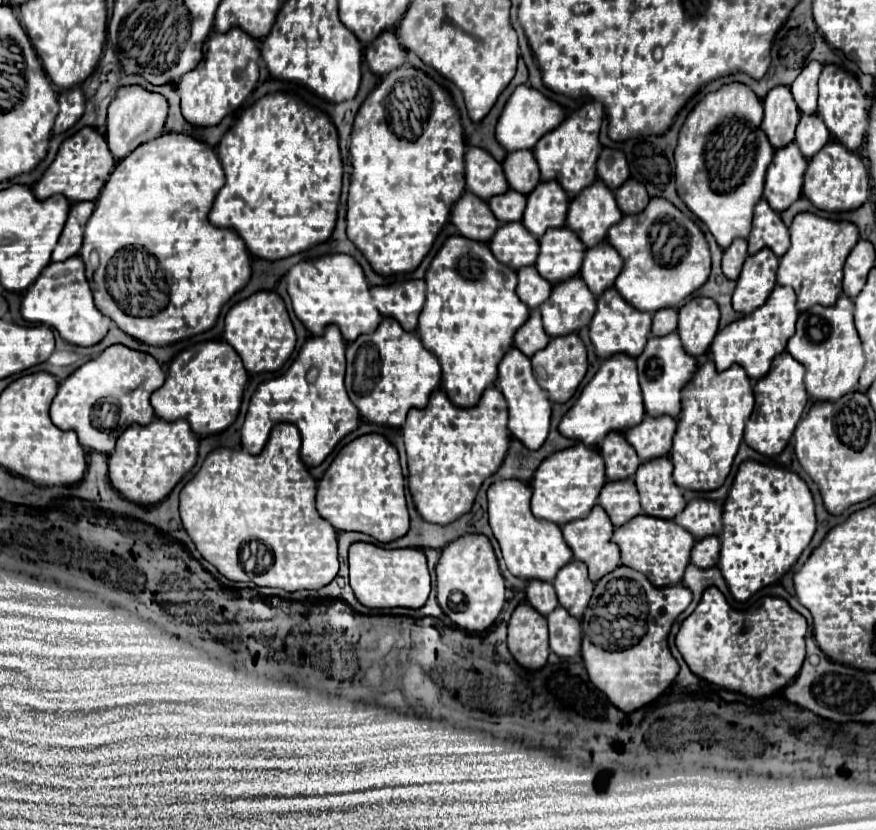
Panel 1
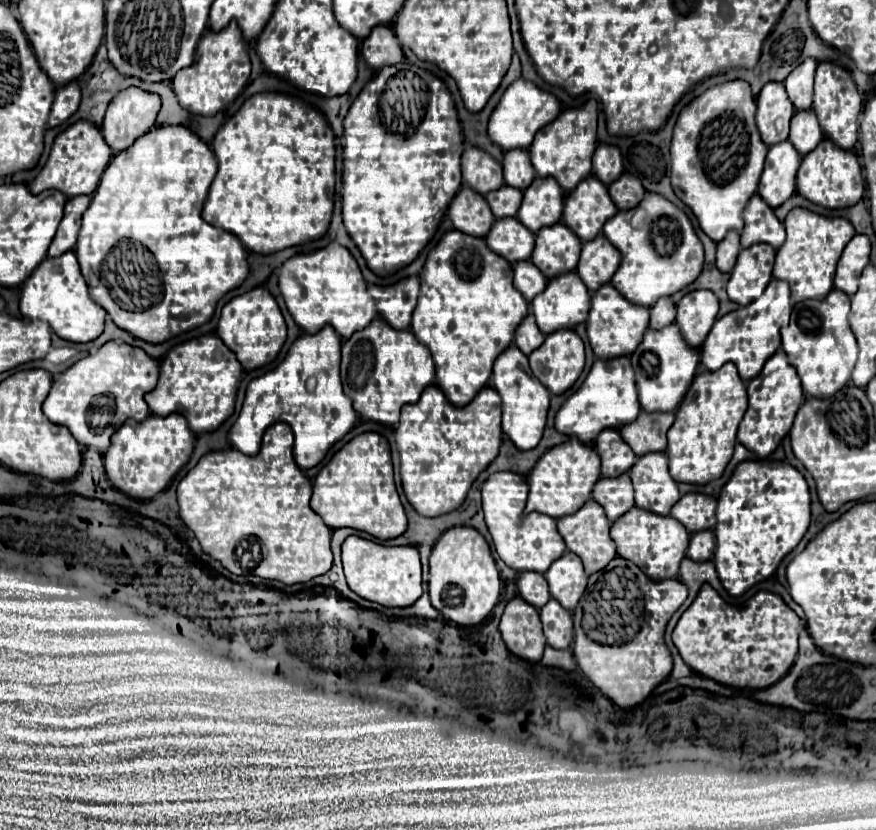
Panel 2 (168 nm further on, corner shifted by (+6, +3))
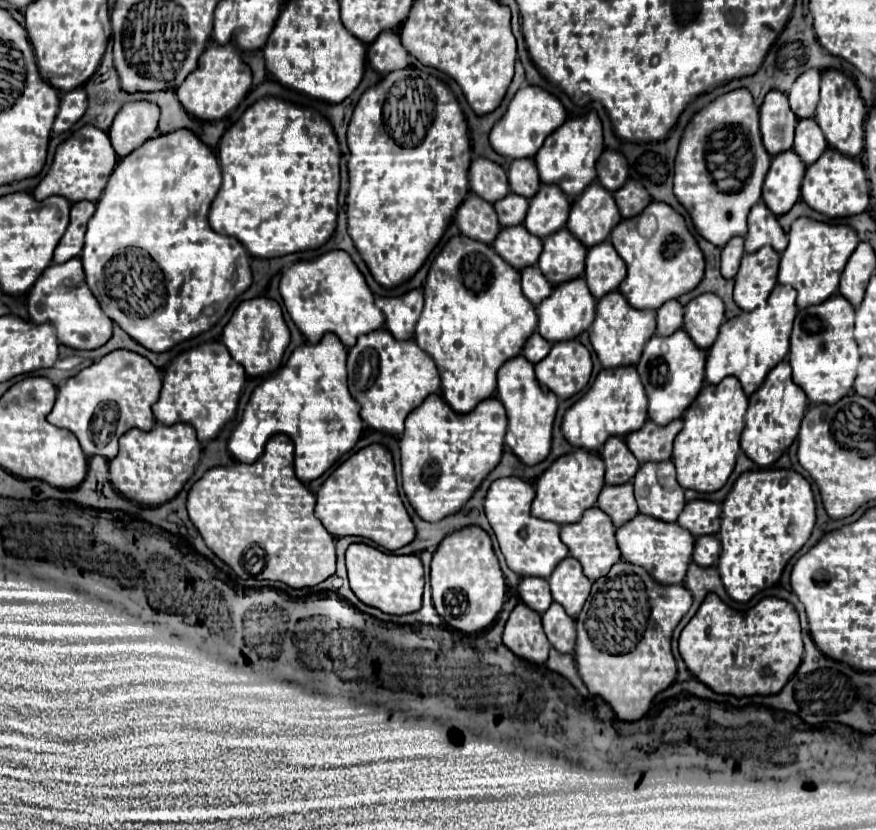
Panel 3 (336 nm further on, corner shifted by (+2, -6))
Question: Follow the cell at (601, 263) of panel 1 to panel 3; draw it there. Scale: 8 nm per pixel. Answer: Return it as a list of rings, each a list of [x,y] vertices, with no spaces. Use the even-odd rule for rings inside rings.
[[[601,242],[589,248],[585,258],[585,280],[591,294],[597,300],[617,290],[623,278],[625,278],[625,262],[615,252],[611,242]]]

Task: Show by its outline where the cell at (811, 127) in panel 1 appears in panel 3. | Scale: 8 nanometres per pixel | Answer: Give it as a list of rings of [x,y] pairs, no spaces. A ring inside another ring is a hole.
[[[799,120],[795,128],[795,144],[793,150],[799,154],[799,158],[809,166],[813,164],[827,148],[827,140],[815,120]]]

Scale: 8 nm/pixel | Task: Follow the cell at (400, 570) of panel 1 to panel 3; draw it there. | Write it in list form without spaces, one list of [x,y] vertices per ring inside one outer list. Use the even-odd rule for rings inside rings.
[[[351,544],[347,548],[347,572],[351,590],[367,606],[379,608],[385,614],[409,614],[421,608],[423,564],[415,554],[397,556],[369,544]]]

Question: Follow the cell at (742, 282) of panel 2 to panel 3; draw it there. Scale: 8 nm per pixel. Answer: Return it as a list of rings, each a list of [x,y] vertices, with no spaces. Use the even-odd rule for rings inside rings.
[[[763,246],[753,254],[745,254],[735,276],[735,302],[743,310],[755,310],[765,304],[777,284],[779,254],[771,246]]]

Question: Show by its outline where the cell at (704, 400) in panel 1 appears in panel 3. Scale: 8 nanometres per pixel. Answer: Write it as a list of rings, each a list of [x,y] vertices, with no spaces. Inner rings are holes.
[[[727,376],[717,386],[707,384],[701,388],[699,396],[687,408],[683,416],[683,430],[675,438],[673,464],[677,468],[677,482],[683,488],[697,492],[715,492],[725,486],[729,474],[735,468],[735,458],[739,452],[739,436],[745,428],[747,396],[741,390],[737,378]]]

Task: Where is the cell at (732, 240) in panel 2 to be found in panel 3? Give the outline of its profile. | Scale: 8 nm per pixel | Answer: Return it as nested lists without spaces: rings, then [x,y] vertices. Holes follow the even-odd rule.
[[[735,236],[731,238],[725,248],[721,250],[721,274],[723,278],[735,278],[737,274],[737,268],[741,264],[741,258],[743,258],[743,238],[741,236]]]

